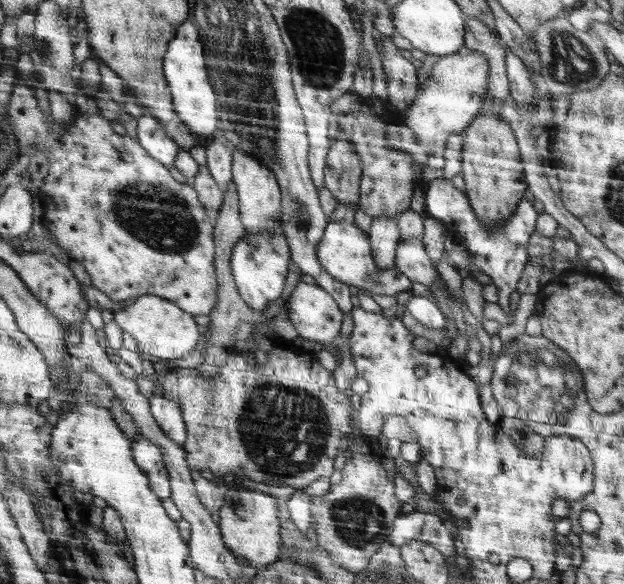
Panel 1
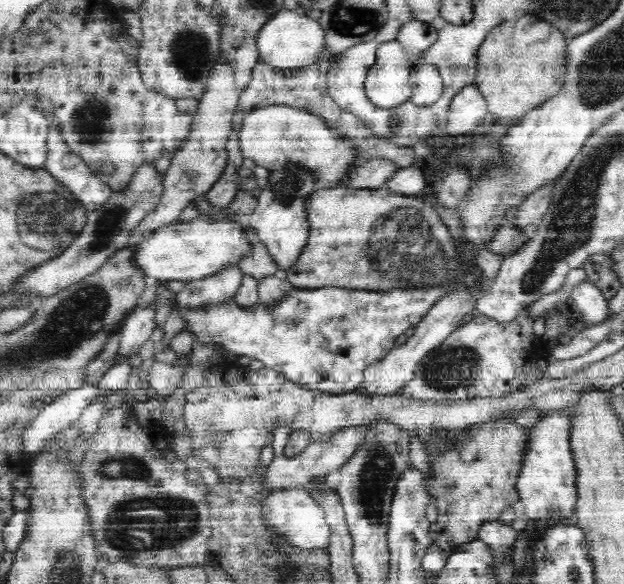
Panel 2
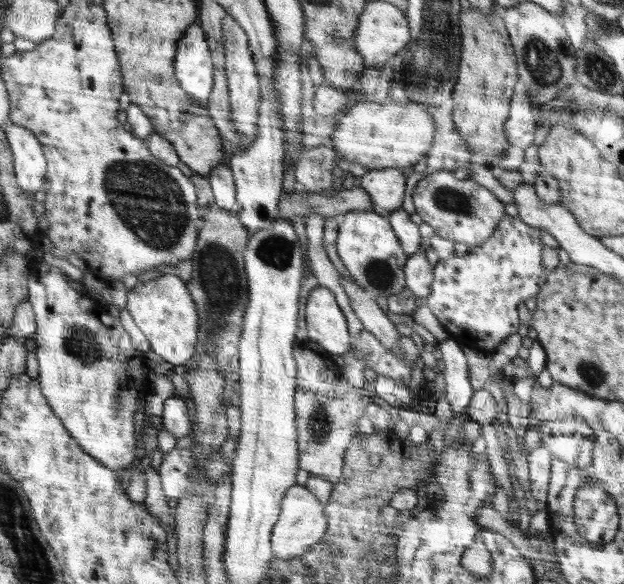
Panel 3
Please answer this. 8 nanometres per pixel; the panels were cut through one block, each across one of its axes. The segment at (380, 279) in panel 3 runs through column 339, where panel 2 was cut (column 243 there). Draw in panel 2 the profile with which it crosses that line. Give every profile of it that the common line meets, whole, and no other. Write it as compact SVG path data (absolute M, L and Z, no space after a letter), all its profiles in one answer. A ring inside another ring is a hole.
M198 216L186 223L179 221L154 229L140 240L132 263L151 281L198 280L222 267L237 265L251 251L250 233L255 231L248 225L240 226L231 218L210 220Z

